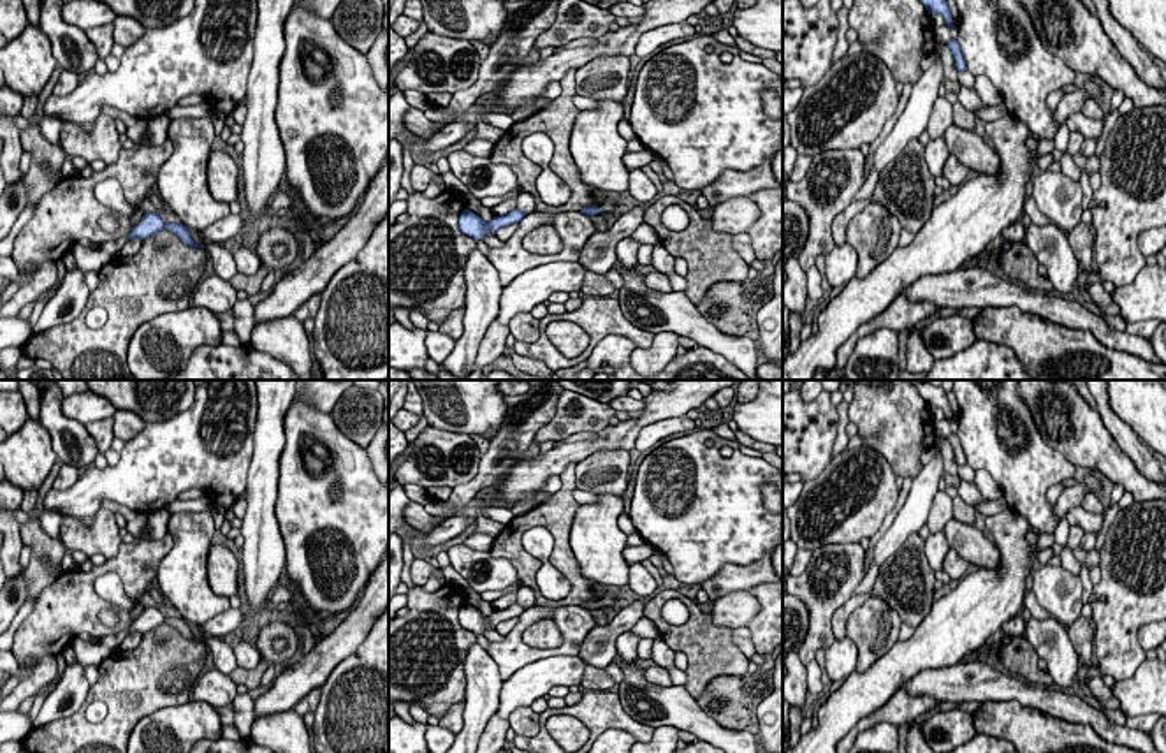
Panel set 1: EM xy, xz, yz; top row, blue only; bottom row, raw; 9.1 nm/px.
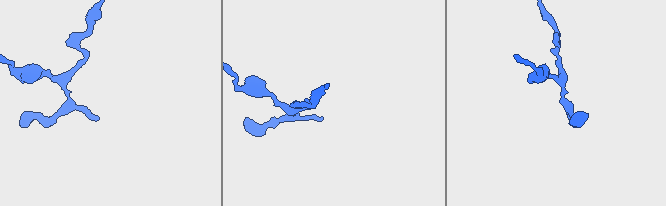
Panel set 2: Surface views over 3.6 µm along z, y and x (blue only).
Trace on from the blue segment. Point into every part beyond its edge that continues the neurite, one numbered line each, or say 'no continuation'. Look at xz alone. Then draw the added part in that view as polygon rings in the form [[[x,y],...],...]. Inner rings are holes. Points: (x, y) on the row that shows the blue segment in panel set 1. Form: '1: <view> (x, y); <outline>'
1: xz (609, 204); [[[605,197],[605,201],[598,206],[600,213],[607,215],[607,213],[616,213],[617,206],[623,204],[623,199],[610,199]]]

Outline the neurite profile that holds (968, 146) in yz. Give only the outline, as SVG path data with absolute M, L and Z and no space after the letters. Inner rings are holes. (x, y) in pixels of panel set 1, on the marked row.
M950 125L943 134L948 153L978 174L997 174L1001 162L994 148L976 132Z

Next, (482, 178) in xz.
M457 150L447 160L454 176L468 186L475 199L501 197L512 190L519 190L512 167L492 164L491 157L475 157L466 150Z

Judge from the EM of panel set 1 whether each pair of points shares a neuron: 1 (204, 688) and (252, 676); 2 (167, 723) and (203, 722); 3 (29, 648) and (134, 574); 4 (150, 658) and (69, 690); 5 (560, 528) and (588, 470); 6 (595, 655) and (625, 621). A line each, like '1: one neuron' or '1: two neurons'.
1: two neurons
2: one neuron
3: one neuron
4: two neurons
5: two neurons
6: one neuron

